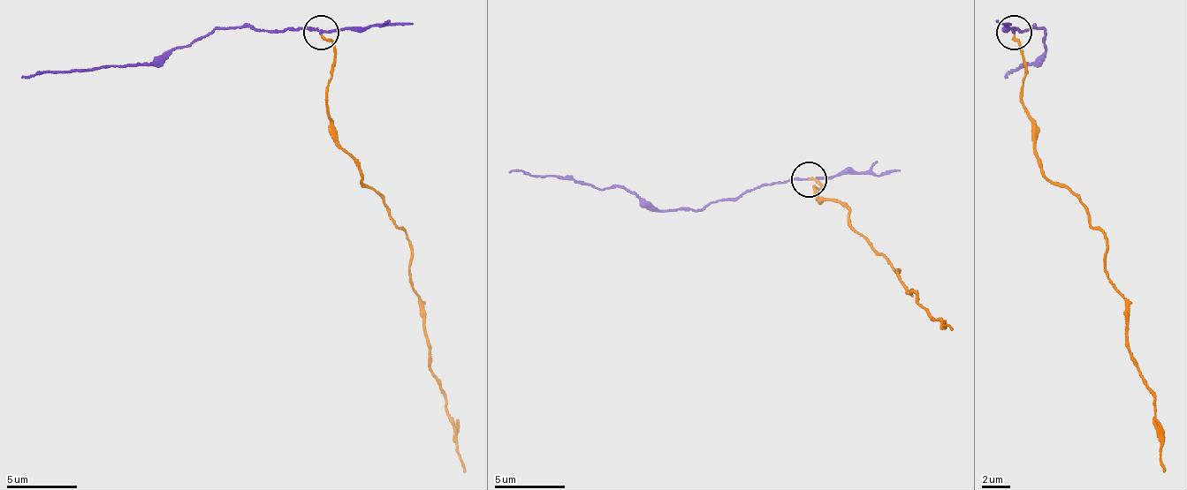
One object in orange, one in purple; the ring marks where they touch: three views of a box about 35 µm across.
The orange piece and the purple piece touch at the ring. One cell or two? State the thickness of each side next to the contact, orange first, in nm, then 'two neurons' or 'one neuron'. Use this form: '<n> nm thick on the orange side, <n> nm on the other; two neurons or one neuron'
160 nm thick on the orange side, 160 nm on the other; two neurons

